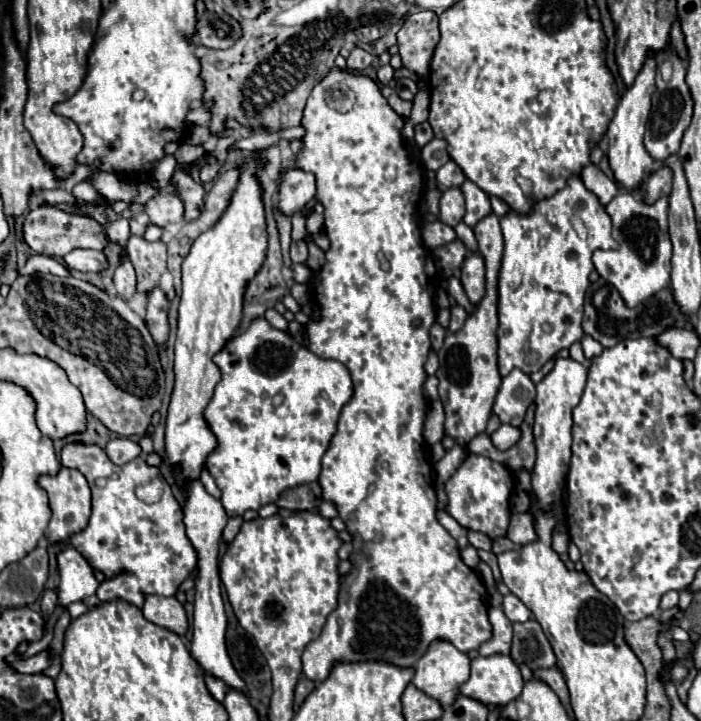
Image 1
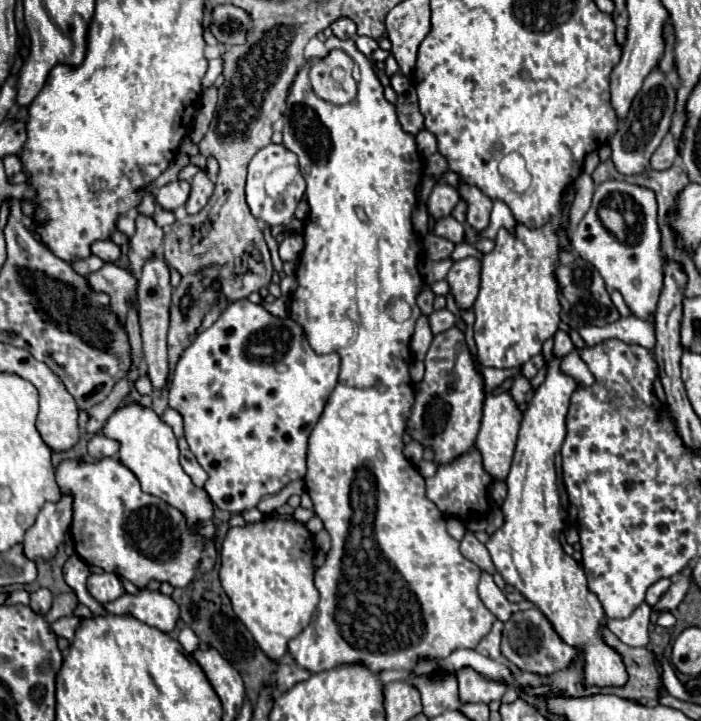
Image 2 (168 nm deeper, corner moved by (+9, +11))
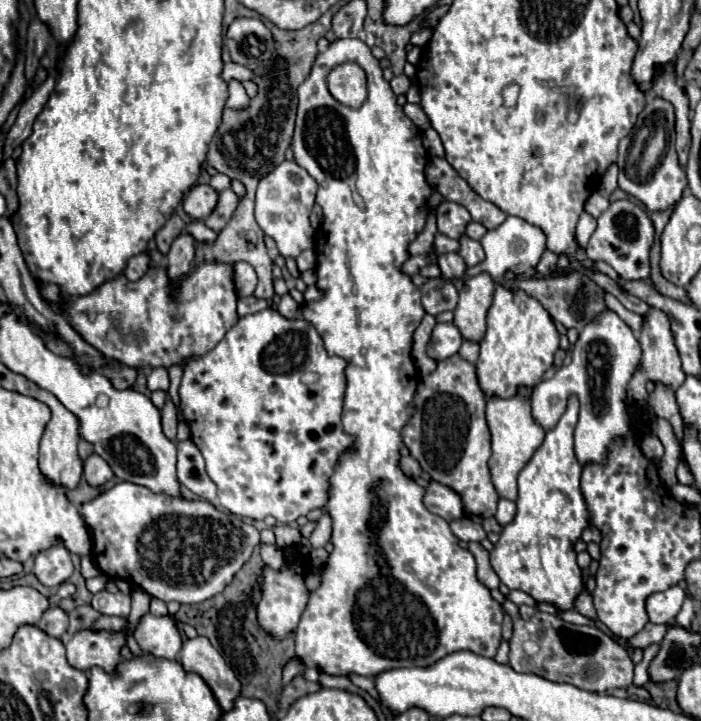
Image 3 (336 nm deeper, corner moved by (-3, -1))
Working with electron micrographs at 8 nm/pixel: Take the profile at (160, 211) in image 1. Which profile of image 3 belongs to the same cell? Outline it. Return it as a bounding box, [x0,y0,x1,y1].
[184,184,218,220]

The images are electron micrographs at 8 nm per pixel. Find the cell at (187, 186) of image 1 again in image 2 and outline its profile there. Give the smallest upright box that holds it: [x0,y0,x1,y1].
[186,170,214,214]

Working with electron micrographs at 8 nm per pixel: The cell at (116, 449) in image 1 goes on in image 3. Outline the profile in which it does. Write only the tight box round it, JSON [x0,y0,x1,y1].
[84,454,114,488]

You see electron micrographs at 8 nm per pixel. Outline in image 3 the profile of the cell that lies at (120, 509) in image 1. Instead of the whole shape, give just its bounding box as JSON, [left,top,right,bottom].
[80,482,258,604]

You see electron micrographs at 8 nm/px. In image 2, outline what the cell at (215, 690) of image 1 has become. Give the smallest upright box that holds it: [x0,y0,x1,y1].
[178,628,202,654]

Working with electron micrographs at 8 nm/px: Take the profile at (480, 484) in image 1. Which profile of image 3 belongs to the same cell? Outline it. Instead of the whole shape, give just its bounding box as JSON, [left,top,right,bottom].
[424,480,464,522]

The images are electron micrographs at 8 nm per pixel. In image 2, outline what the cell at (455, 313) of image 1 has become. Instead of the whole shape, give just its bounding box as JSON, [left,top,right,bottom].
[428,308,456,334]

